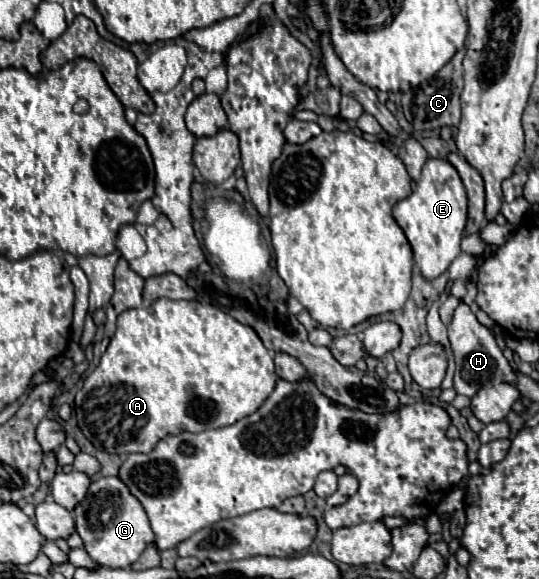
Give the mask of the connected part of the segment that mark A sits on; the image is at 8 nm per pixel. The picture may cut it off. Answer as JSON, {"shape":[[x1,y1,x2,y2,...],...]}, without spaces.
{"shape":[[160,298,146,308,126,310,118,316,116,334,100,364,76,392,74,410,82,434,94,448,118,456,132,452,148,454,168,434,222,428,254,414,274,390,276,380,272,354,250,326,240,324,212,304]]}

